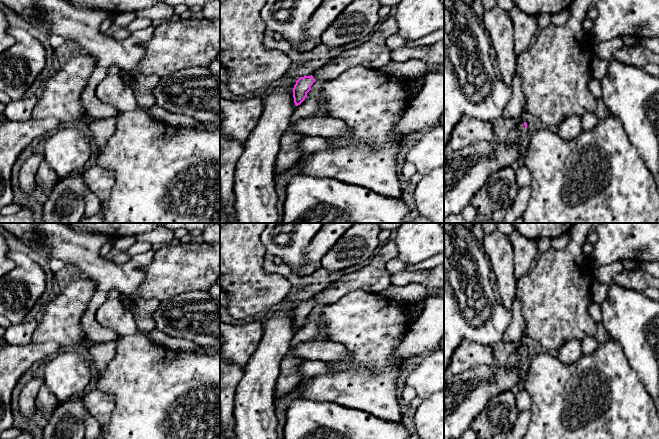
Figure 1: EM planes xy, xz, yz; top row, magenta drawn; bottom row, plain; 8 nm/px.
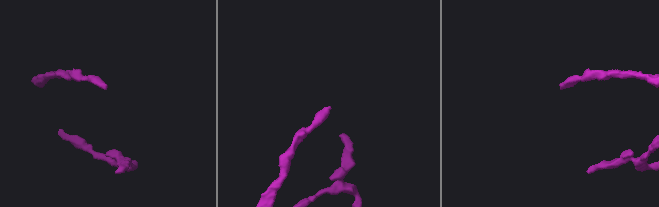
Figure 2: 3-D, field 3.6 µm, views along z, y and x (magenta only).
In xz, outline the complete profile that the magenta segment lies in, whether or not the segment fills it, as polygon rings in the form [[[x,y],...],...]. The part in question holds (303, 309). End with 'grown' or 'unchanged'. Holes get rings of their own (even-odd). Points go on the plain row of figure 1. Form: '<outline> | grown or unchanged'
[[[391,240],[377,252],[368,266],[327,284],[311,300],[300,301],[293,312],[295,329],[298,330],[305,324],[316,304],[336,303],[343,296],[357,289],[380,293],[388,288],[391,285],[391,274],[387,271],[386,264],[396,257],[398,257],[397,246],[395,241]]] | grown

